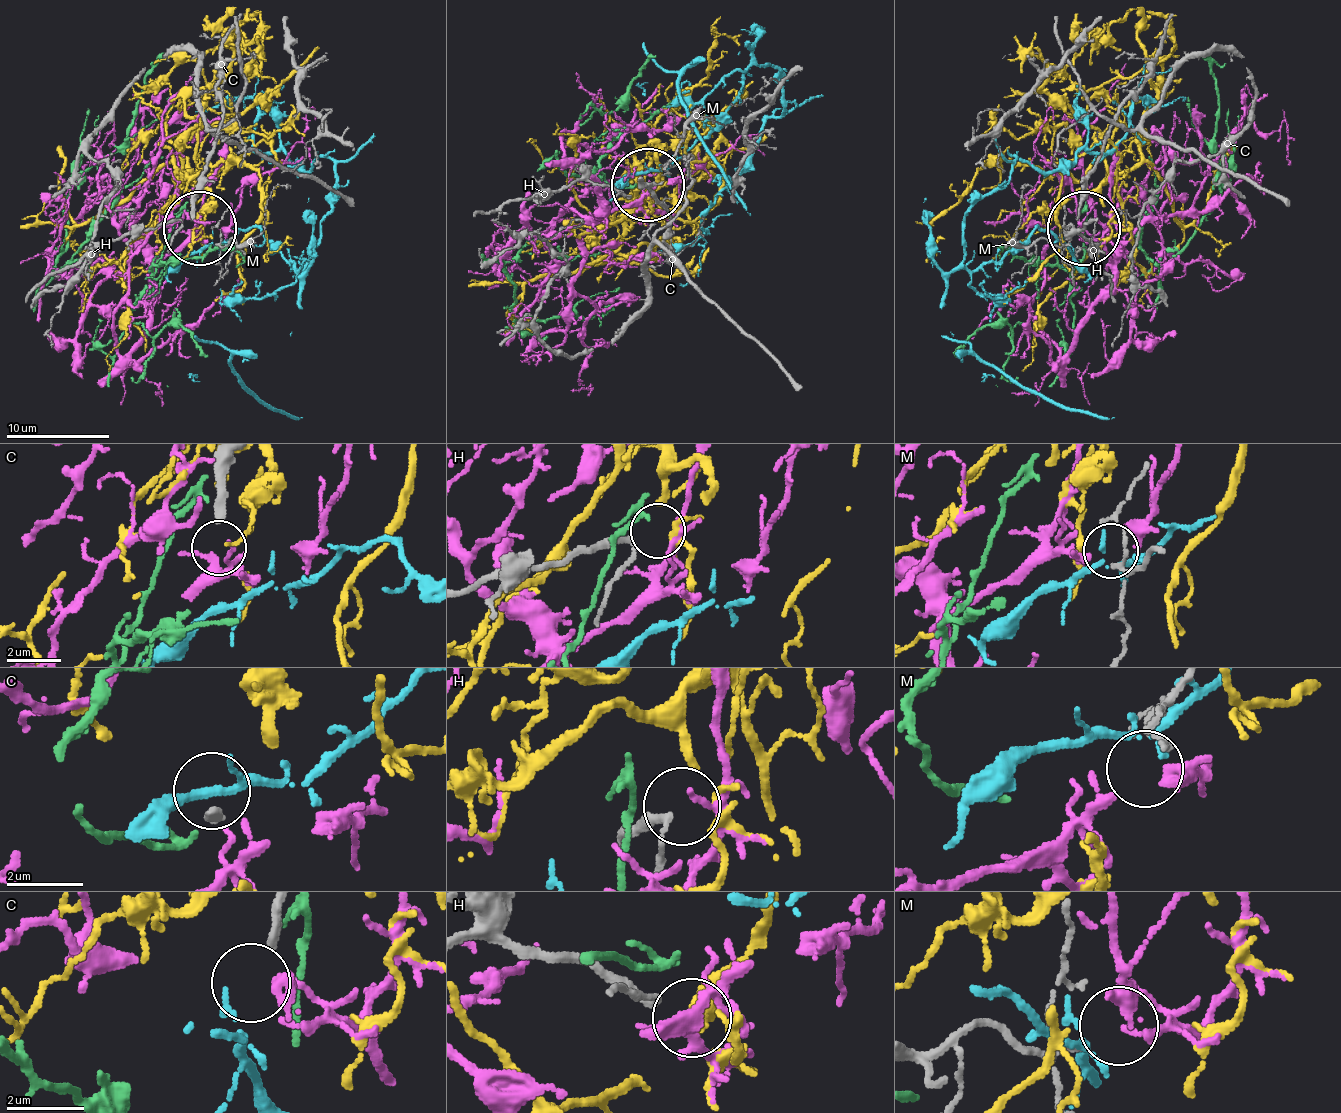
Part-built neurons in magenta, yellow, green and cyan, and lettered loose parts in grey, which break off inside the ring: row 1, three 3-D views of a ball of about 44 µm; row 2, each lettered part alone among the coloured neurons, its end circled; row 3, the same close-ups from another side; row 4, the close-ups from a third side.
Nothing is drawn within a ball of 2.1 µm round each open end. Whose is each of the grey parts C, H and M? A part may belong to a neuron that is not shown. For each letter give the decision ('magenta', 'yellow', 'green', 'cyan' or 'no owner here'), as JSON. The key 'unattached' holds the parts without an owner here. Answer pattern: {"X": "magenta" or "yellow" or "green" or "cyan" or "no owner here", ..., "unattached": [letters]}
{"C": "no owner here", "H": "yellow", "M": "magenta", "unattached": ["C"]}

